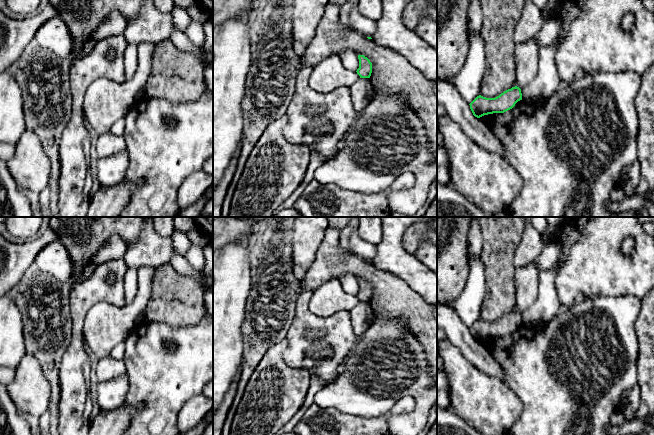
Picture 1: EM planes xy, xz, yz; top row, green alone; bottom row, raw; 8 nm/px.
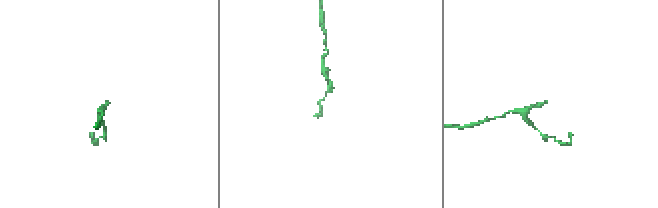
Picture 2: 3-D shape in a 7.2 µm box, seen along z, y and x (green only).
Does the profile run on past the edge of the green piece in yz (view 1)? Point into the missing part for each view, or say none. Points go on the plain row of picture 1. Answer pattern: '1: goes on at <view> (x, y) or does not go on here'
1: does not go on here

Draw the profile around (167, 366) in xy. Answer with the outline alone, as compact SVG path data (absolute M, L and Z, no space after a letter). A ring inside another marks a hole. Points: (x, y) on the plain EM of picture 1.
M207 313L198 324L182 328L145 320L134 326L124 343L123 361L129 376L129 390L122 404L140 409L135 411L122 435L180 435L179 411L189 399L202 394L205 384L213 379L213 317Z

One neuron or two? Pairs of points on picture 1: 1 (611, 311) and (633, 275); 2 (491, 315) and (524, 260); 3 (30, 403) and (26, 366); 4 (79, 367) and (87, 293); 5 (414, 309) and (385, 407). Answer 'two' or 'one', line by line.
1: two
2: two
3: one
4: one
5: two

